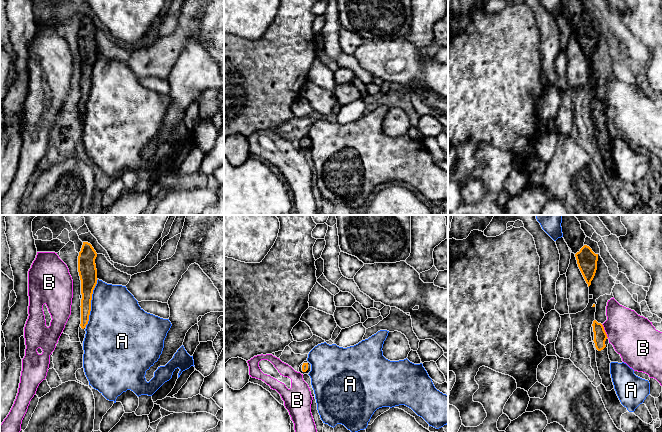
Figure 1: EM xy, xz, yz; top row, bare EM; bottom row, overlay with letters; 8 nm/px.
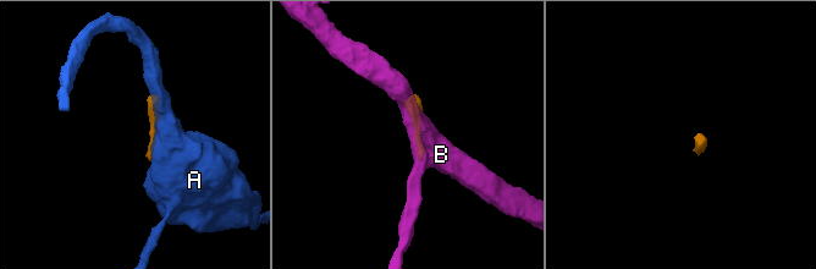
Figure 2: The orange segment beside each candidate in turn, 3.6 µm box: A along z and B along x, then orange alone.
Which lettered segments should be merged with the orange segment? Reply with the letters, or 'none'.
none

